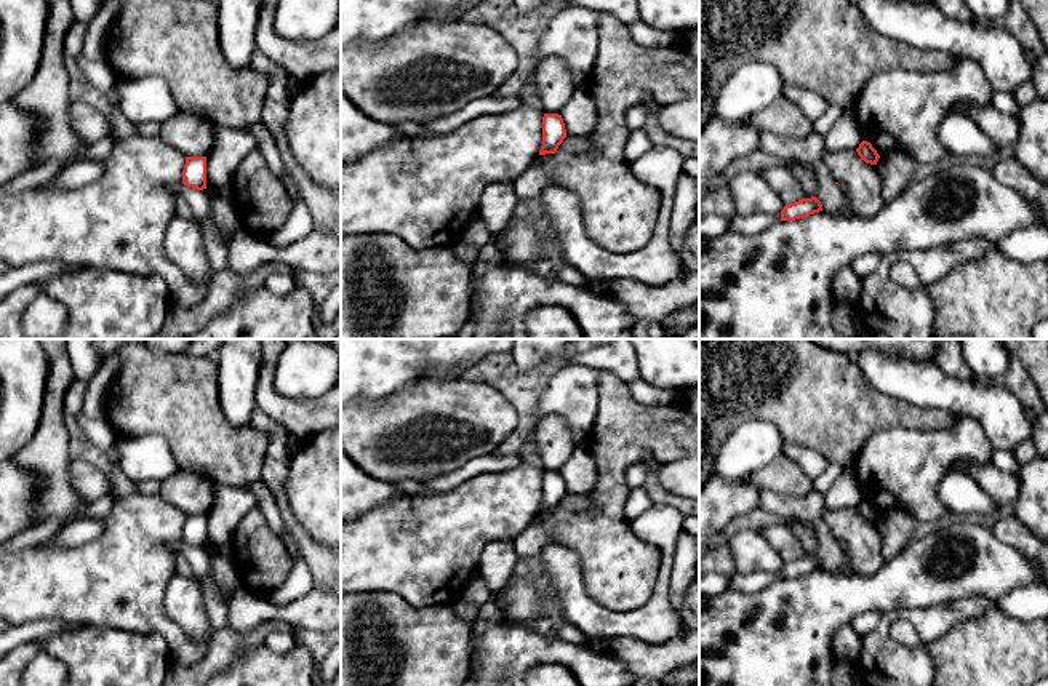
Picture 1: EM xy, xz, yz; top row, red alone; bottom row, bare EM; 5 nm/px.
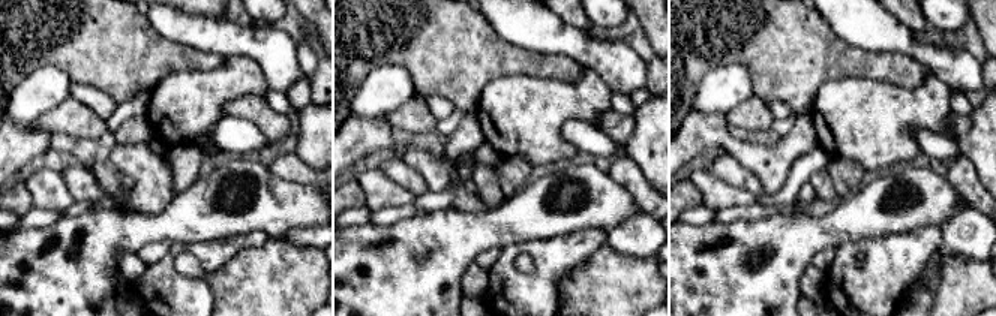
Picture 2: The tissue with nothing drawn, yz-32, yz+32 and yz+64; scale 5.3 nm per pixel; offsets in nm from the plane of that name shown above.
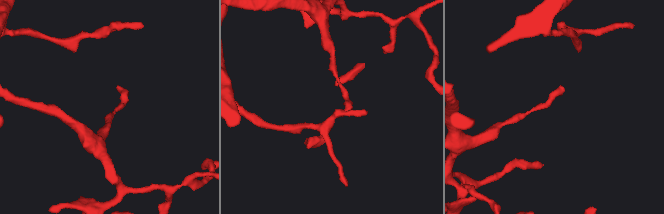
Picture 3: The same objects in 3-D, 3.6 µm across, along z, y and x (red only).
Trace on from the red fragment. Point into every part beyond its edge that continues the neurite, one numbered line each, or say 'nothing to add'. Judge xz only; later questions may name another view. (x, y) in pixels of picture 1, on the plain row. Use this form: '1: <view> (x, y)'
nothing to add

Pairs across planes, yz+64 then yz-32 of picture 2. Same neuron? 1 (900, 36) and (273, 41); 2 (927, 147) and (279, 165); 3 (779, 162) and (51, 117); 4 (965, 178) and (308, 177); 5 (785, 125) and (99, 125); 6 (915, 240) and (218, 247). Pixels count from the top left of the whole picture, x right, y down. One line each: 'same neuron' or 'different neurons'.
1: same neuron
2: different neurons
3: different neurons
4: same neuron
5: different neurons
6: same neuron

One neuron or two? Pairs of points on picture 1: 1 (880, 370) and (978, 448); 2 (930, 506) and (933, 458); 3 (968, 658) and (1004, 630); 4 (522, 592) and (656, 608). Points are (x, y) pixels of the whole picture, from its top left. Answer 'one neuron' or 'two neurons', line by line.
1: two neurons
2: one neuron
3: one neuron
4: two neurons

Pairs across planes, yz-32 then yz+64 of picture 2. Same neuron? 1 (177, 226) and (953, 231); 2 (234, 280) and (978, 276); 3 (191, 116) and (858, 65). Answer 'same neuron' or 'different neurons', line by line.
1: different neurons
2: same neuron
3: different neurons

